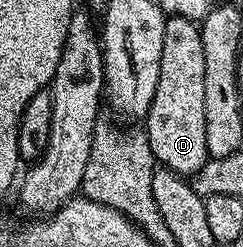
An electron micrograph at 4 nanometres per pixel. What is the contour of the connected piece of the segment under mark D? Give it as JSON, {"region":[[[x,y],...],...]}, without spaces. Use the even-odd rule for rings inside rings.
{"region":[[[169,16],[166,20],[158,91],[154,91],[146,124],[150,151],[163,168],[188,179],[207,163],[206,59],[202,55],[200,26],[188,17]]]}

